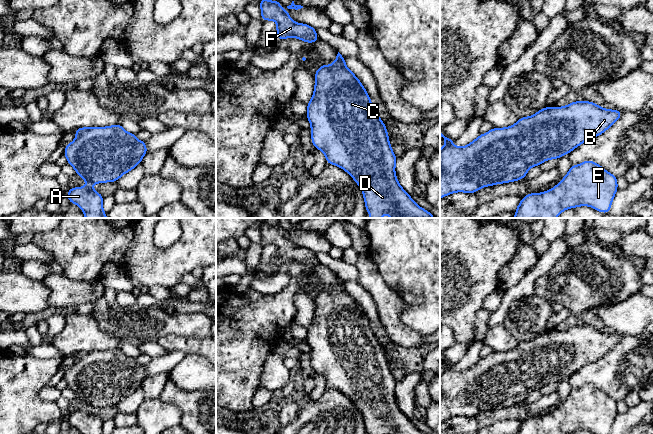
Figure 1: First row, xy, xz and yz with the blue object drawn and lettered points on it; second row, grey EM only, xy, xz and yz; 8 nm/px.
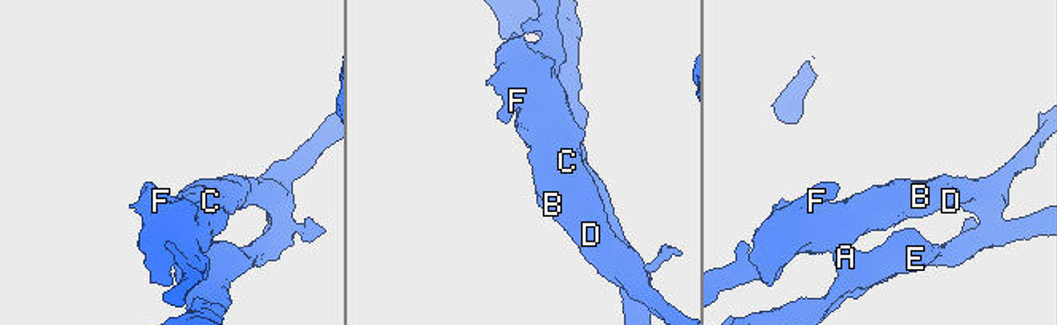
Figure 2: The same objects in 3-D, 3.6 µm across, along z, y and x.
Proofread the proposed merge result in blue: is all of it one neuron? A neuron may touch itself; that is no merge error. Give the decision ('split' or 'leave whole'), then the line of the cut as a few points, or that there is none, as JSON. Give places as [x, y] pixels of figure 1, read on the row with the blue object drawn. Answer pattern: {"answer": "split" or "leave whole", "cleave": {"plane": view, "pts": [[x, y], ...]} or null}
{"answer": "leave whole", "cleave": null}

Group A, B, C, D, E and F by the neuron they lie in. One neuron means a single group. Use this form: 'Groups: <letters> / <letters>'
Groups: A B C D E F

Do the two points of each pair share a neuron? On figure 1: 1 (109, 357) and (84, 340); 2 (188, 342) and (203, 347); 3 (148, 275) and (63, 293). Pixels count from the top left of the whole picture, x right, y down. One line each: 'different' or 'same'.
1: same
2: same
3: different

